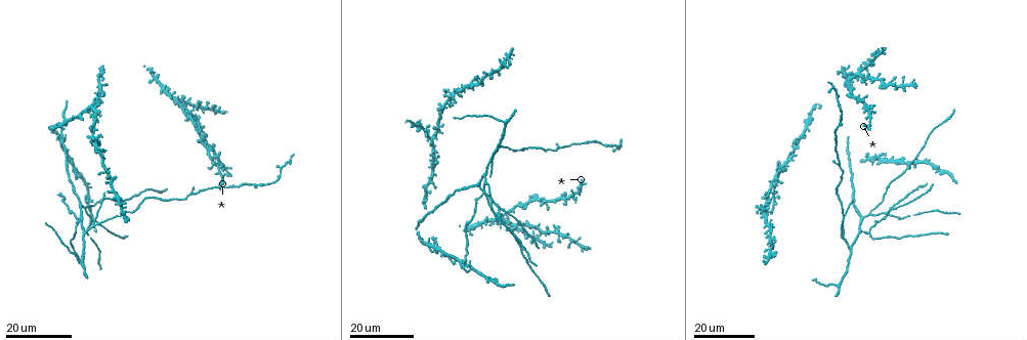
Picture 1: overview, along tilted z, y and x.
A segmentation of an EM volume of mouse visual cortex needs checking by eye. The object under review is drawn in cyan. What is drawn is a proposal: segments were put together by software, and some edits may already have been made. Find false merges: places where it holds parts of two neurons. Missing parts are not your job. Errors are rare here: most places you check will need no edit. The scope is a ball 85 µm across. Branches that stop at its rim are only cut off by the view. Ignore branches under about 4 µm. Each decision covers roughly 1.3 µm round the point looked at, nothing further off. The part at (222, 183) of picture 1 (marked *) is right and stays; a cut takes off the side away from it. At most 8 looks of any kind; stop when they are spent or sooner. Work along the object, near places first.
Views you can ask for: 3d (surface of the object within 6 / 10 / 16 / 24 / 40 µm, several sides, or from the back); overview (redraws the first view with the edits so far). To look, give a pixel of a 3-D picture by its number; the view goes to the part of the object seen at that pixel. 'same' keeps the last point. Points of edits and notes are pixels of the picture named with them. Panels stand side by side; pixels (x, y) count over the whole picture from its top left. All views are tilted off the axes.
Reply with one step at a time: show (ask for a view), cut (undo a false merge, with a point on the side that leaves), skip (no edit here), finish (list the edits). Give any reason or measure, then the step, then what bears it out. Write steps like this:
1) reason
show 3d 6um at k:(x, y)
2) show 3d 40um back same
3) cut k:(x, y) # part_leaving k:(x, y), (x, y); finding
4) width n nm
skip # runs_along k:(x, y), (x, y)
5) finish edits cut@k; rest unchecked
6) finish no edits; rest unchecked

three arms meet
show 3d 24um at 1:(846, 239)

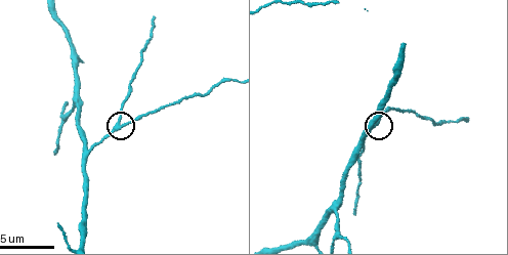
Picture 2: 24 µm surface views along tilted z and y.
show 3d 10um at 2:(119, 122)

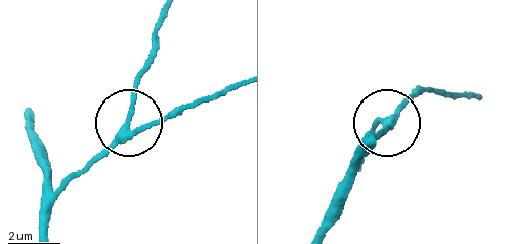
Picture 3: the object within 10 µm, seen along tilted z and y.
skip # runs_along 3:(236, 84), (135, 130), (128, 121), (132, 83), (148, 49); one neuron here

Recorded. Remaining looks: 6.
arms part here
show 3d 10um at 2:(337, 213)

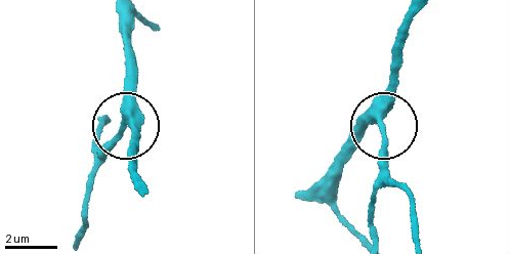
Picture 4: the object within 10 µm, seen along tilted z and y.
arms 3
skip # continuous, no second neuron

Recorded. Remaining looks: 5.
show 3d 16um at 1:(870, 216)

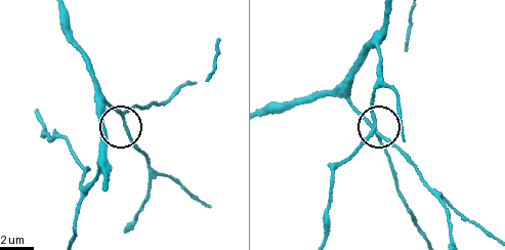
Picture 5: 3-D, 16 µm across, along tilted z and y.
show 3d 6um at 5:(123, 114)

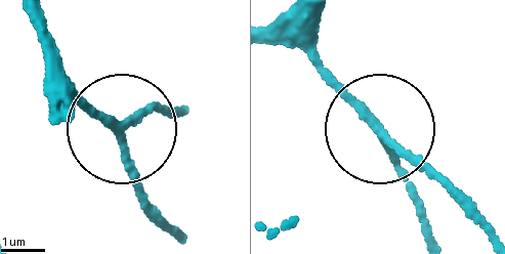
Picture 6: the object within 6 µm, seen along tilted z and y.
arms 3
skip # runs_along 6:(311, 28), (333, 74), (388, 140), (459, 191); all the same neuron

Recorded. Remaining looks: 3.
two arms in line, one across
show 3d 24um at 1:(92, 220)

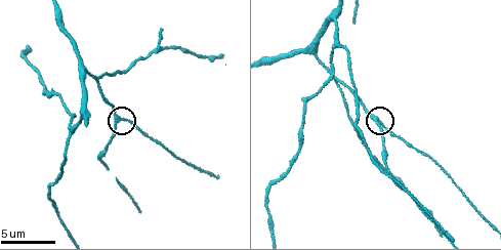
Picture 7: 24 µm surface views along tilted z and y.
zoom in
show 3d 6um at 7:(378, 117)

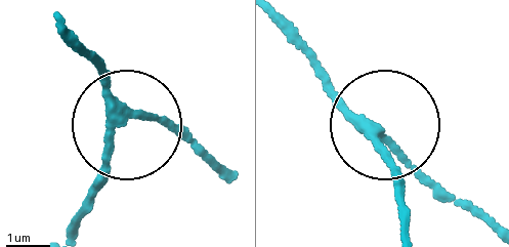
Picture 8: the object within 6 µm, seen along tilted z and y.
arms 3
skip # runs_along 8:(284, 19), (349, 107), (452, 195); all the same neuron

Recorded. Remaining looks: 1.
finish no edits; rest unchecked

